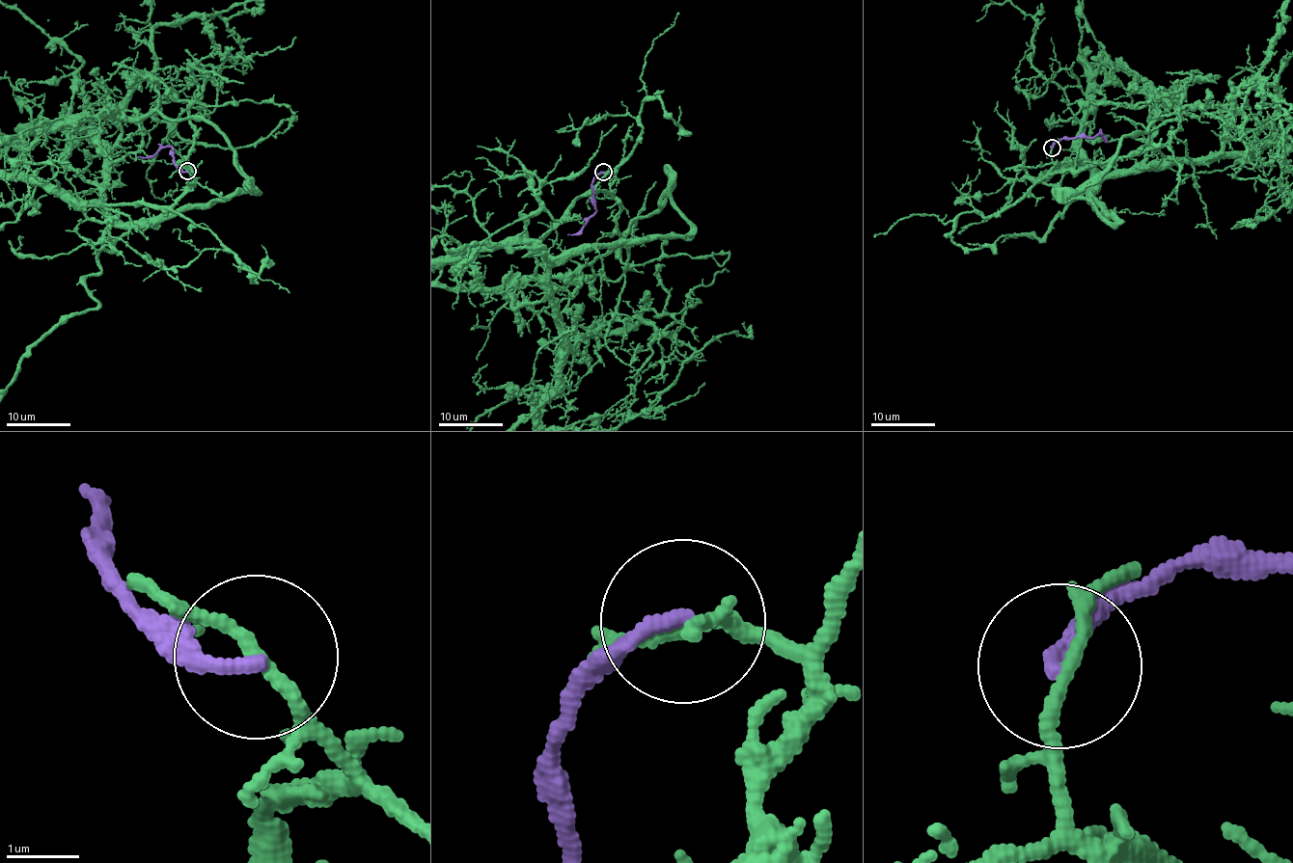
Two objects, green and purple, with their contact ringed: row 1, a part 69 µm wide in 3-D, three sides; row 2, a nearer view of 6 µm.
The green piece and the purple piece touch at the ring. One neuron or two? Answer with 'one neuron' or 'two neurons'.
two neurons

